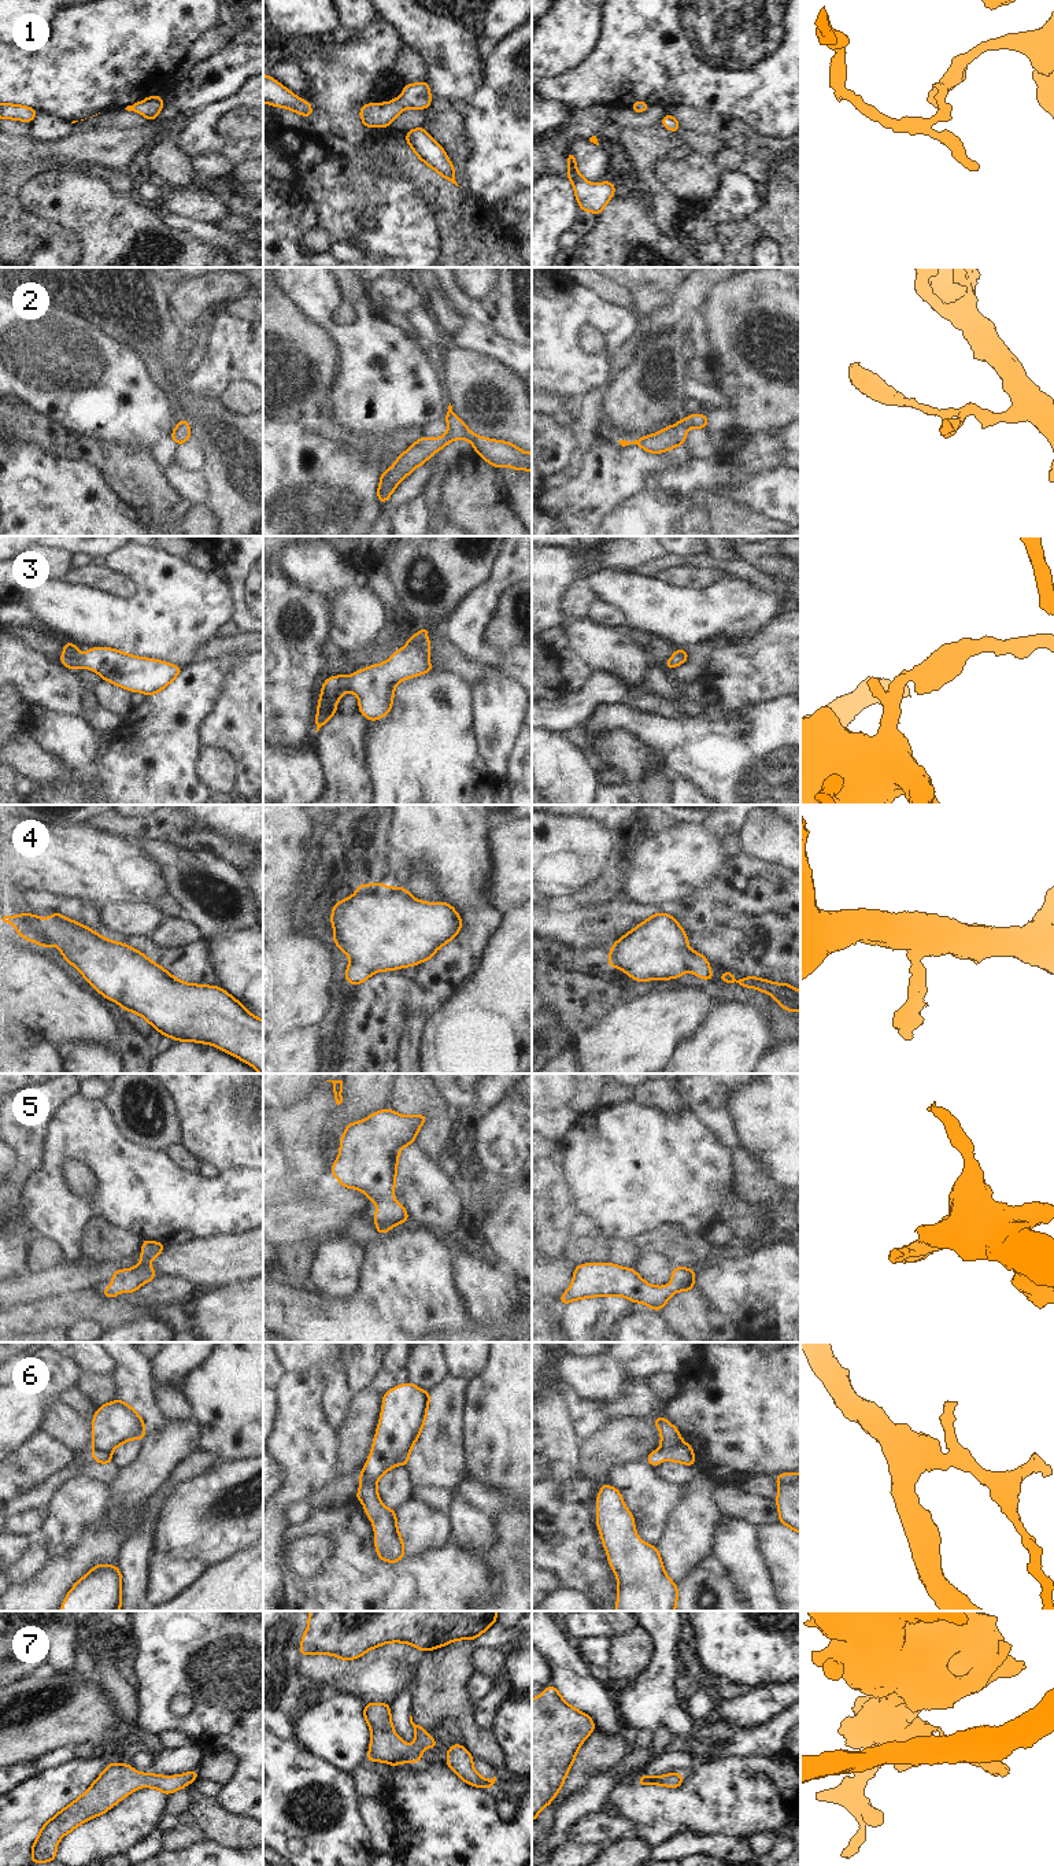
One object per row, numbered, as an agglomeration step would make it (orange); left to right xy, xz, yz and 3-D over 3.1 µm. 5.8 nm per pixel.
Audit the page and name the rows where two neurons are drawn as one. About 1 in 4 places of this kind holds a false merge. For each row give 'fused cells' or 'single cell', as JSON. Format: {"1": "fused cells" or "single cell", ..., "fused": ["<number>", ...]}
{"1": "single cell", "2": "single cell", "3": "single cell", "4": "single cell", "5": "single cell", "6": "fused cells", "7": "single cell", "fused": ["6"]}

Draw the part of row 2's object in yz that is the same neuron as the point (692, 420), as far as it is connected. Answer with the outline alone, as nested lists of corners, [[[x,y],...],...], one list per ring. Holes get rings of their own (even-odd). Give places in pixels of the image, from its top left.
[[[689,414],[687,418],[677,421],[676,425],[663,428],[661,432],[640,437],[635,441],[618,440],[622,447],[637,444],[644,451],[658,454],[666,452],[674,447],[683,446],[689,428],[707,429],[707,414]]]

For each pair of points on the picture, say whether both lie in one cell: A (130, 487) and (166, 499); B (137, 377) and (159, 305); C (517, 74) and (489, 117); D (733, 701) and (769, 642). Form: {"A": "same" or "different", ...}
{"A": "same", "B": "different", "C": "same", "D": "same"}

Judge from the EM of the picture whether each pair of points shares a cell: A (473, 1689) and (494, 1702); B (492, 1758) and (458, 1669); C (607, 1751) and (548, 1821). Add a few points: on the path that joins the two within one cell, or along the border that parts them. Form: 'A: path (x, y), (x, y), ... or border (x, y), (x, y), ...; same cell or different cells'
A: border (496, 1681), (477, 1702); different cells
B: path (472, 1736), (457, 1703), (457, 1691); same cell
C: path (590, 1767), (555, 1803); same cell

